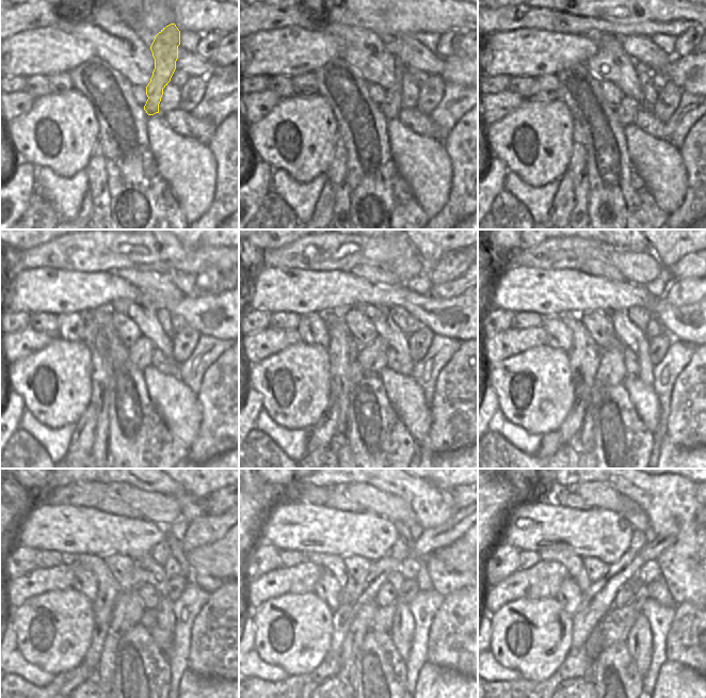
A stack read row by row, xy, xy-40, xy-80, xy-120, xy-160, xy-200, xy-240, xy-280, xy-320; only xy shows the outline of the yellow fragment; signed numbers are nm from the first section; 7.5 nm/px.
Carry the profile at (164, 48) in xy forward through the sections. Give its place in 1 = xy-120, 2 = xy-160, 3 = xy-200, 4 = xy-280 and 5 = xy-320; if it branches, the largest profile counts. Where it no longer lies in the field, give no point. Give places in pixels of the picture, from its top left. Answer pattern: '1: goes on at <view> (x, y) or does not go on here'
1: goes on at xy-120 (141, 351)
2: goes on at xy-160 (373, 357)
3: goes on at xy-200 (611, 370)
4: goes on at xy-280 (364, 620)
5: goes on at xy-320 (593, 646)

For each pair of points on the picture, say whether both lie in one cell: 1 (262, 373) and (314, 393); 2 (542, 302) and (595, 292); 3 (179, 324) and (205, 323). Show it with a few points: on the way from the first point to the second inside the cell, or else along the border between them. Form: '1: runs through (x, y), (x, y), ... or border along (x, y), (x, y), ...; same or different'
1: runs through (275, 367), (287, 367), (301, 379); same
2: runs through (555, 292), (582, 292); same
3: border along (172, 313), (180, 316), (187, 323); different

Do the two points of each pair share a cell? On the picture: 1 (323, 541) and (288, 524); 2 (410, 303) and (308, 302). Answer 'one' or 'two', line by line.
1: one
2: one

